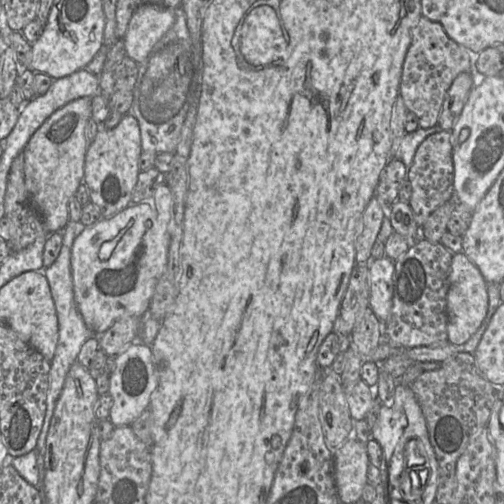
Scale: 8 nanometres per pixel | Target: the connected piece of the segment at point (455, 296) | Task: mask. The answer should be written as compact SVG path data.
M461 251L453 254L447 294L447 341L462 346L478 330L488 310L488 283L477 266Z

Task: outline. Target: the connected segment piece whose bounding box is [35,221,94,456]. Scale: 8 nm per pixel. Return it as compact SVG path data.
M69 221L61 231L63 241L57 259L51 266L43 268L43 273L48 281L50 292L56 309L58 320L58 342L54 353L54 357L50 362L49 385L46 399L47 407L41 433L38 437L37 445L35 448L36 456L38 454L45 453L45 444L48 430L50 427L50 422L54 413L56 402L62 392L62 388L64 386L67 373L70 367L77 361L77 356L83 343L90 337L94 336L91 330L86 326L77 308L74 298L73 279L71 272L71 248L75 238L84 229L84 227L86 226L84 226L80 221Z

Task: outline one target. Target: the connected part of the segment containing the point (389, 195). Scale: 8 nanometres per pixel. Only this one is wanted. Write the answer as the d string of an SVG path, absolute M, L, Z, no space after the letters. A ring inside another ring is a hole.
M390 158L382 171L375 189L375 196L386 208L393 205L398 199L398 192L407 179L407 167L398 158Z

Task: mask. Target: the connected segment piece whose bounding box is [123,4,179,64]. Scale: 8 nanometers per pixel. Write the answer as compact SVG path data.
M154 4L140 5L123 39L126 55L137 64L144 61L175 23L177 11Z

